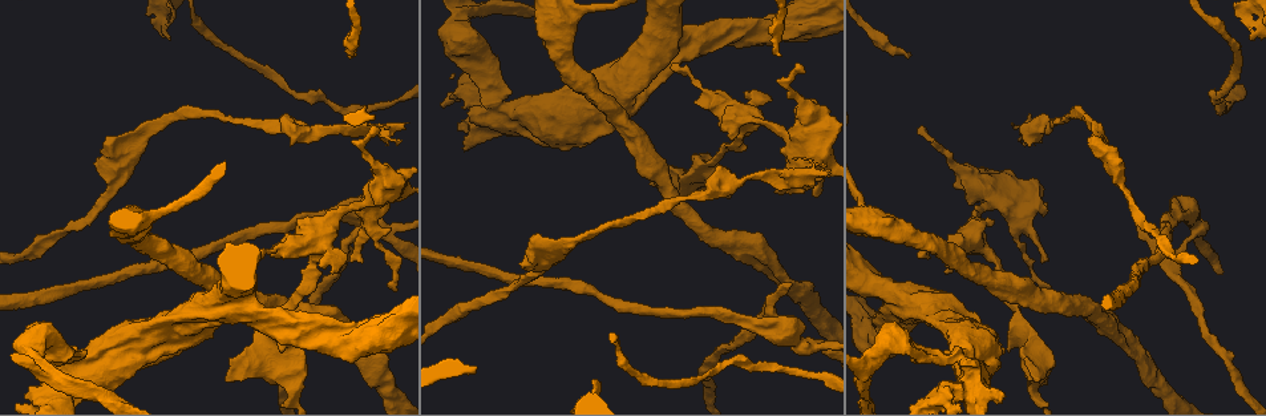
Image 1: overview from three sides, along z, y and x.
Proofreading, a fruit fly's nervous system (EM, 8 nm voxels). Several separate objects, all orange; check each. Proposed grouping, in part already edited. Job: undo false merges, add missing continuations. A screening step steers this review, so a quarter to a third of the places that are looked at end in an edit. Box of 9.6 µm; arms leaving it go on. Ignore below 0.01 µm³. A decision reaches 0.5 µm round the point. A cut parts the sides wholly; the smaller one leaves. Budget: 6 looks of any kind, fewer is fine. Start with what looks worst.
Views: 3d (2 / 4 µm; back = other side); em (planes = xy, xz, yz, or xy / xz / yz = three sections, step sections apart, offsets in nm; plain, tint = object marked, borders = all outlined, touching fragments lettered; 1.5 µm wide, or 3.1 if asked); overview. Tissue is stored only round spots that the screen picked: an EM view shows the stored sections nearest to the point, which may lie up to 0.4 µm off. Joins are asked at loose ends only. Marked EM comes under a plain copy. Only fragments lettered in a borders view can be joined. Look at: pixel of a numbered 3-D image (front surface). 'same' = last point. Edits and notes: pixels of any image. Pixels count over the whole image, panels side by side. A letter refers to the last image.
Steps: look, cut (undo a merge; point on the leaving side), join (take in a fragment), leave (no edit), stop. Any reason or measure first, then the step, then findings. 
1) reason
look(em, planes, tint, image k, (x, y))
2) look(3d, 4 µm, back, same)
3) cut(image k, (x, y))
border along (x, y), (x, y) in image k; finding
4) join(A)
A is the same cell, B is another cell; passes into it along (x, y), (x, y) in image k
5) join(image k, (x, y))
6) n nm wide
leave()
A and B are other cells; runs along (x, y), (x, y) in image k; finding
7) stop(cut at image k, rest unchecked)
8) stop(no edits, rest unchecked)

an open end
look(3d, 4 µm, image 1, (799, 192))

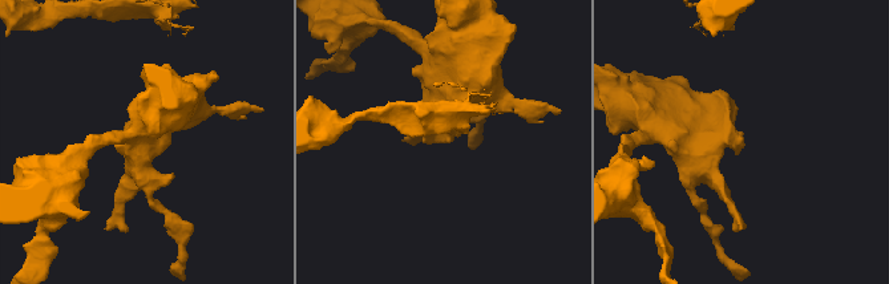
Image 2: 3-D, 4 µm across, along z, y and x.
look(em, xz, step 8, tint, image 2, (442, 137))

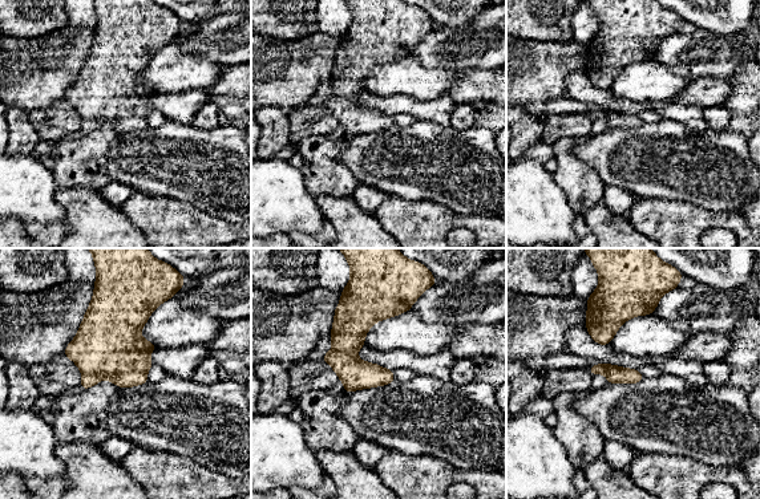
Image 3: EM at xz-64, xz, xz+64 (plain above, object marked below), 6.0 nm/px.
look(em, xz, step 8, borders, same)

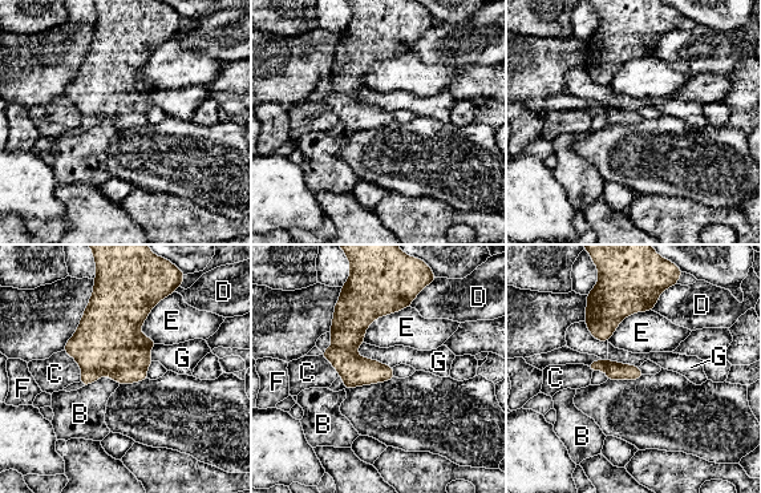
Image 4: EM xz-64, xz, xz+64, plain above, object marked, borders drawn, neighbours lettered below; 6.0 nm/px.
E touches over 320 nm
leave()
B, C, D, E, F and G are other cells; none of them fits

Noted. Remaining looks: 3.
arms part here
look(3d, 2 µm, image 1, (1034, 130))

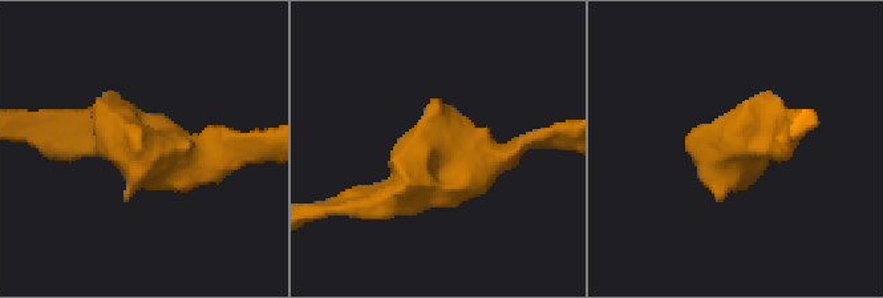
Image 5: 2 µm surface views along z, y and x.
shape alone is not enough
look(em, xz, step 8, tint, image 5, (730, 155))

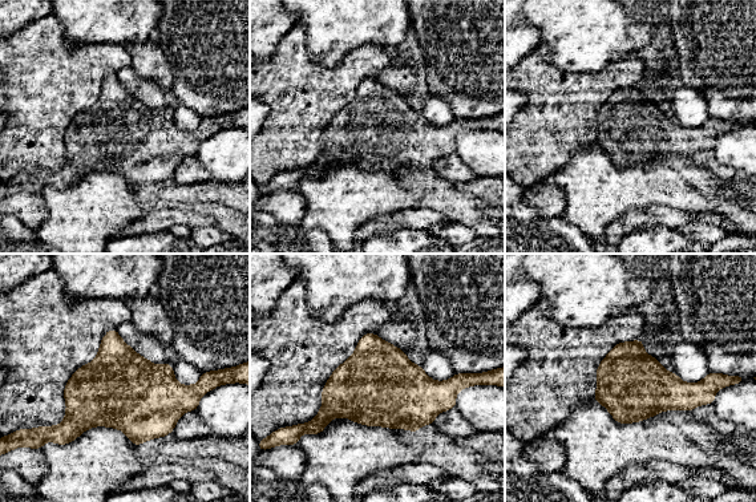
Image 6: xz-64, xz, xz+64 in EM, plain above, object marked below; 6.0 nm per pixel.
look(em, planes, borders, same)

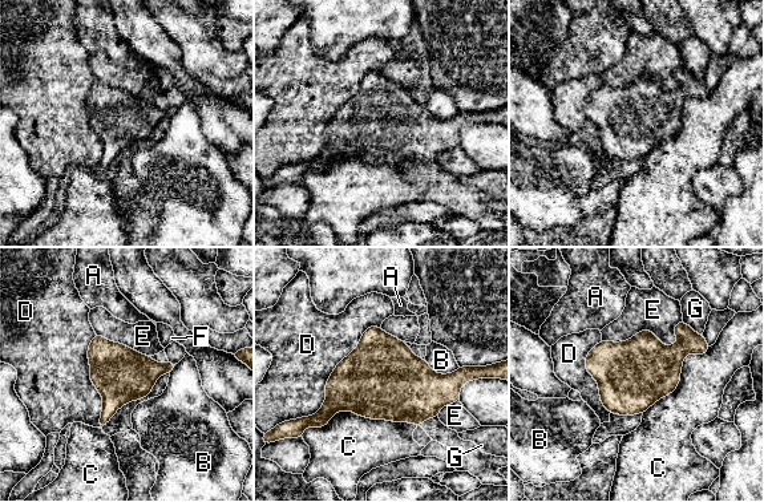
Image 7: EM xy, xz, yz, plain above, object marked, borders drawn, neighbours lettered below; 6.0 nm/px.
leave()
A, B, C, D, E, F and G are other cells; border along (682, 320), (668, 345), (602, 341) in image 7; one neuron here

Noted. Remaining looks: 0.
stop(no edits, rest unchecked)

